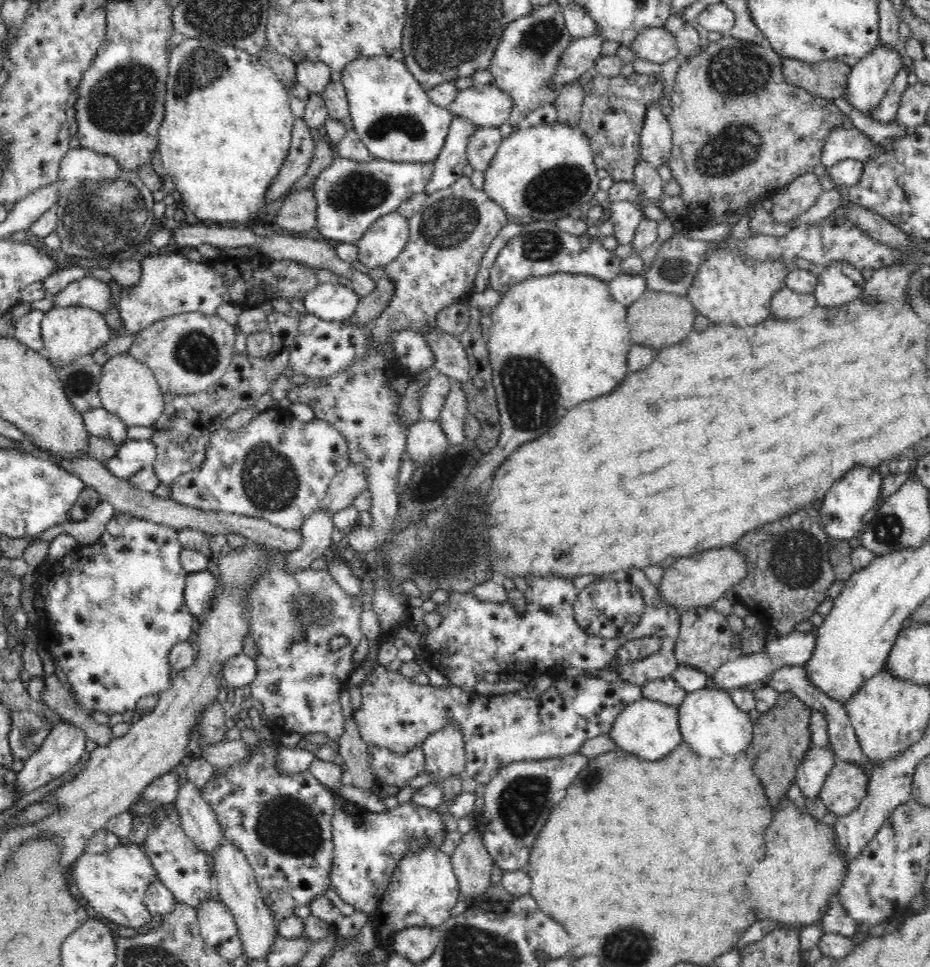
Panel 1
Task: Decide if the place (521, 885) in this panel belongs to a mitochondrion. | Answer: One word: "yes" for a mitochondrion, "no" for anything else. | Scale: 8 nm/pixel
no

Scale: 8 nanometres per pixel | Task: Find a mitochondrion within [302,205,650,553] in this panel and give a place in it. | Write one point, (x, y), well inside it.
(530, 394)

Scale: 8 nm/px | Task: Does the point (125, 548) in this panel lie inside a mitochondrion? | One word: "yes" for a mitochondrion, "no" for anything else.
no

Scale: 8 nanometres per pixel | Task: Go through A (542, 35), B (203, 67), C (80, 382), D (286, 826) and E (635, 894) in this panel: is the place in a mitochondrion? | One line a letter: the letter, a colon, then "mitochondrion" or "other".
A: mitochondrion
B: mitochondrion
C: mitochondrion
D: mitochondrion
E: other

